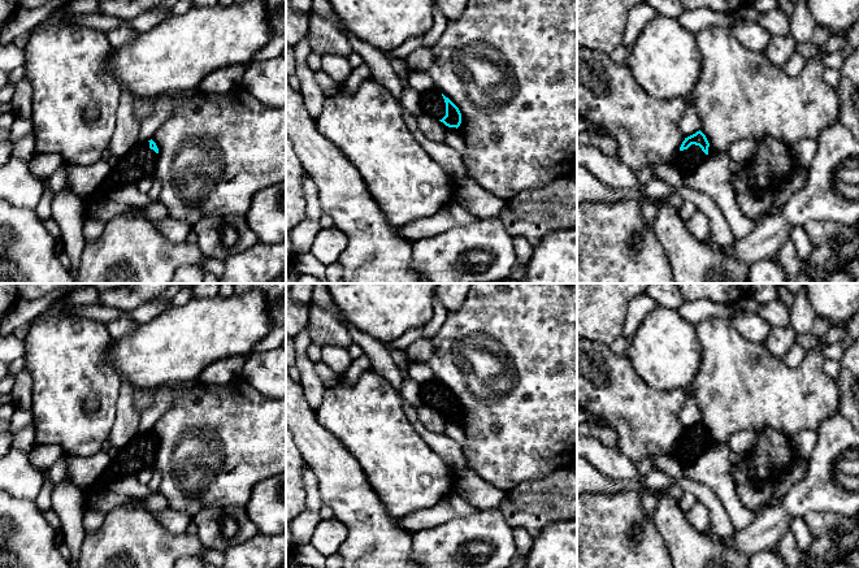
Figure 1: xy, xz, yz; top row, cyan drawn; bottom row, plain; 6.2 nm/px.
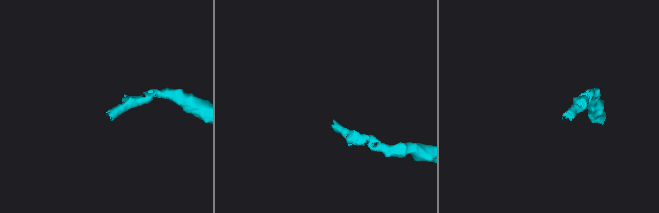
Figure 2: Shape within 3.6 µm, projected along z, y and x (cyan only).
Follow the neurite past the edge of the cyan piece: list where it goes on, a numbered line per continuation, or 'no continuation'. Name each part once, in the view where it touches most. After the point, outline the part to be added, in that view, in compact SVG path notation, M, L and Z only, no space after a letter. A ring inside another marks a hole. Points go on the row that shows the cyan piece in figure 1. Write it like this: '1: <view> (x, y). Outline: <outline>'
1: yz (689, 160). Outline: M691 144L678 153L678 170L684 177L693 174L698 166L708 157L699 146Z

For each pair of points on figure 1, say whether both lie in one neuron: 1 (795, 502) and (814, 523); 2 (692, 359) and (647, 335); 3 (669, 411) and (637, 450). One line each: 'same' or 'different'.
1: different
2: same
3: same

